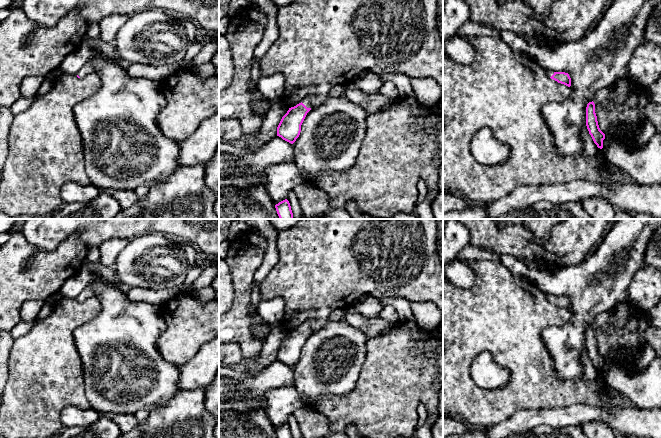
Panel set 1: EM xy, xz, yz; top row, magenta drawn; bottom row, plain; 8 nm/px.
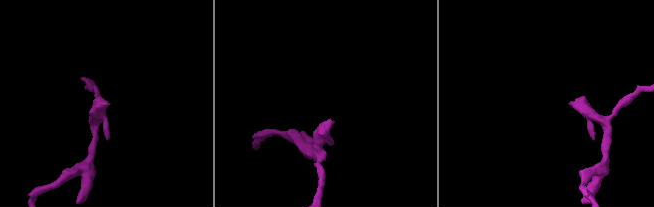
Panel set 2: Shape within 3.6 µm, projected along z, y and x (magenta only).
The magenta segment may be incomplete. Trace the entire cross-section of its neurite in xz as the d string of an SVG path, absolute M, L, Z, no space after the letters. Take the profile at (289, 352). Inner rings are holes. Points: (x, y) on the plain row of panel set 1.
M307 321L301 327L289 332L277 351L277 360L293 368L299 361L301 349L310 334L311 321Z

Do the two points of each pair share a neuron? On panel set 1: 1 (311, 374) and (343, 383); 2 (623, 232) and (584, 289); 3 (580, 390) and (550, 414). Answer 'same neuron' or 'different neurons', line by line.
1: same neuron
2: same neuron
3: different neurons

